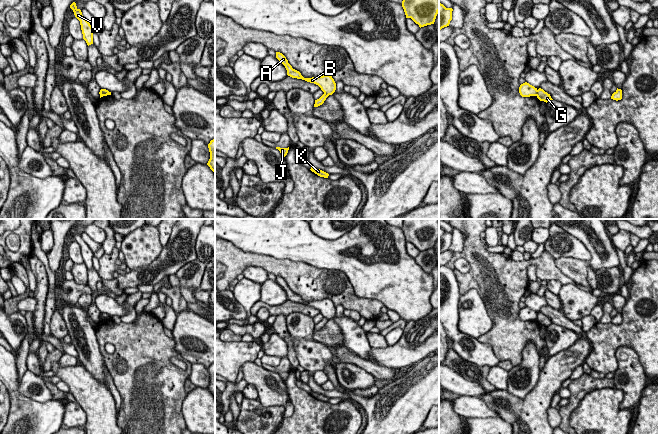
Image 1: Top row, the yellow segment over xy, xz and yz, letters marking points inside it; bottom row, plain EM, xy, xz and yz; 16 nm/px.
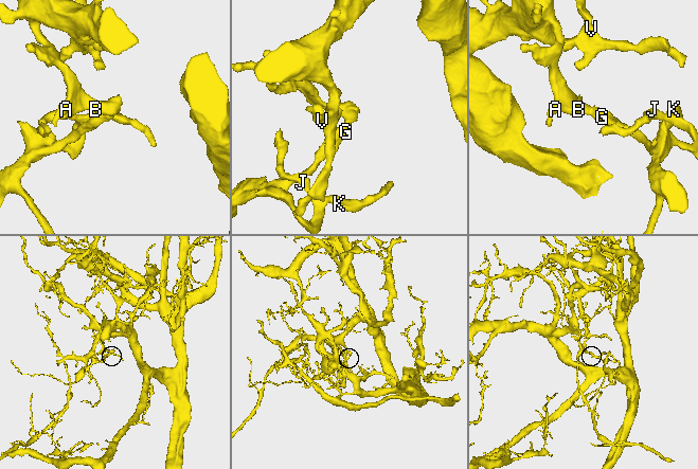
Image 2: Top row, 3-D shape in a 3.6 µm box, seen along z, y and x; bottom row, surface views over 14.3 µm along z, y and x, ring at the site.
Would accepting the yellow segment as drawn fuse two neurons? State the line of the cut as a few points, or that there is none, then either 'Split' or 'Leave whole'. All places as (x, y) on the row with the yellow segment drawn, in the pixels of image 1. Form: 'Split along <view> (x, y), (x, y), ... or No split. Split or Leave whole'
Split along yz (536, 90), (537, 95). Split

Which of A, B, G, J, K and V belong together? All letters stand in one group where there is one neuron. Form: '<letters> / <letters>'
A B V / G J K

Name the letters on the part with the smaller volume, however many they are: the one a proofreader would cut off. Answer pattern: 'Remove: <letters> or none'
Remove: G, J, K

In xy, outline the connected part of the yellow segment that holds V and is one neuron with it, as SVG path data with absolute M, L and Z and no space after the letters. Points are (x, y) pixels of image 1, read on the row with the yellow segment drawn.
M73 2L70 5L70 8L73 10L75 17L80 21L83 39L86 41L88 46L93 44L94 29L92 28L90 23L86 20L86 18L82 15L81 10L77 8L75 2Z

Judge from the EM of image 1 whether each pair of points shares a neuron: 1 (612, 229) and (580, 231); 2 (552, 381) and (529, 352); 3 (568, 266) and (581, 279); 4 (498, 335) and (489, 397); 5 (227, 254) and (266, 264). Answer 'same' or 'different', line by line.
1: different
2: different
3: same
4: different
5: same

